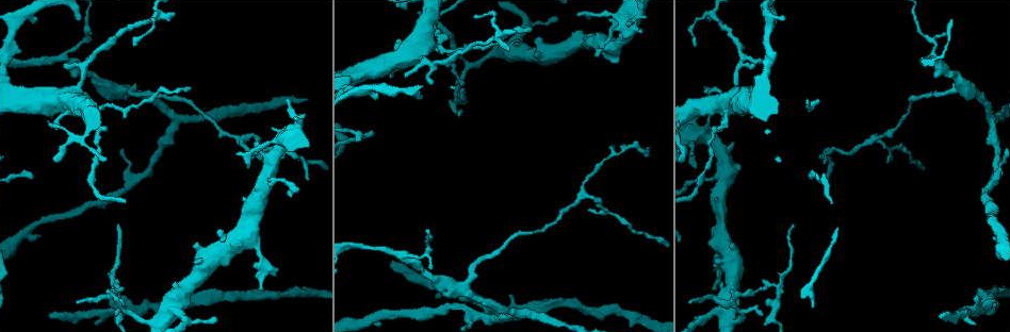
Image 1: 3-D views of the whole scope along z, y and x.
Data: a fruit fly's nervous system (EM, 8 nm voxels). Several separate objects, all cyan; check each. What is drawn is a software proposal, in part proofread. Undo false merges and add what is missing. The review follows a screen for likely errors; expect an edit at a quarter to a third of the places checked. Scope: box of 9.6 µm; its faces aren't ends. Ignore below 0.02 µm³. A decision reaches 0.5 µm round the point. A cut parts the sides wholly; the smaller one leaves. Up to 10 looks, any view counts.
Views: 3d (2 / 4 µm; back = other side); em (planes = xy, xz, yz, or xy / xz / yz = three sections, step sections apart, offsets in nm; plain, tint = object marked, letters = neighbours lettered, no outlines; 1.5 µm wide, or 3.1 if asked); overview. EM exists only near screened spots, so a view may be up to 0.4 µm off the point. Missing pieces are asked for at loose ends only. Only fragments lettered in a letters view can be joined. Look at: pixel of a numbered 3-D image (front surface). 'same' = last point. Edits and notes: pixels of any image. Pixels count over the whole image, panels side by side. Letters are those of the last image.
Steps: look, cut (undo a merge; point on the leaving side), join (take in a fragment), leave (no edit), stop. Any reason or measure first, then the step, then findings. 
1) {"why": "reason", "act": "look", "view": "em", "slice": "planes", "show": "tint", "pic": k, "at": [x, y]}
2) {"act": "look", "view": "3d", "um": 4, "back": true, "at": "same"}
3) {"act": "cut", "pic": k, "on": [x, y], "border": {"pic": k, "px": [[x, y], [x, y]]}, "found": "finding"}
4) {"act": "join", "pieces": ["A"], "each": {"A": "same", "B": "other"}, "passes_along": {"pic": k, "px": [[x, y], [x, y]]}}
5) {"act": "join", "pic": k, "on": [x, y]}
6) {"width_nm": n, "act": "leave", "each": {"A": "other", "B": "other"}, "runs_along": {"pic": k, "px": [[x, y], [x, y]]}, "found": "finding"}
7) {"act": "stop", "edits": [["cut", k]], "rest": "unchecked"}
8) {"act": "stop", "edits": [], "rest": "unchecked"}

{"why": "branch stops here", "act": "look", "view": "3d", "um": 2, "pic": 1, "at": [459, 116]}

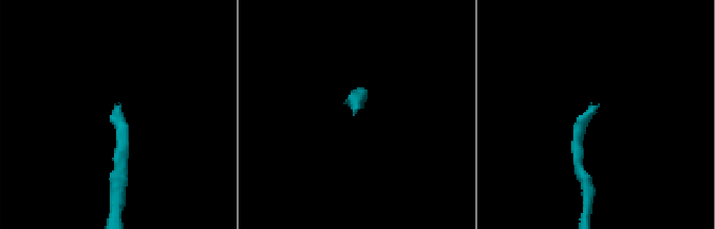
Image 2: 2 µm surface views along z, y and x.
{"act": "look", "view": "em", "slice": "yz", "step": 4, "show": "tint", "pic": 2, "at": [354, 114]}

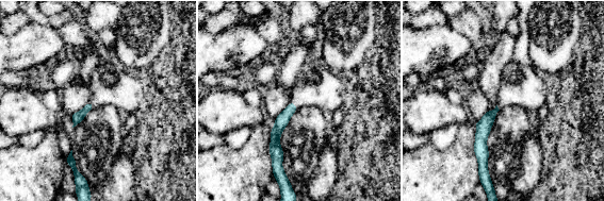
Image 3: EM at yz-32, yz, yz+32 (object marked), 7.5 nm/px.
{"act": "look", "view": "em", "slice": "planes", "show": "letters", "at": "same"}

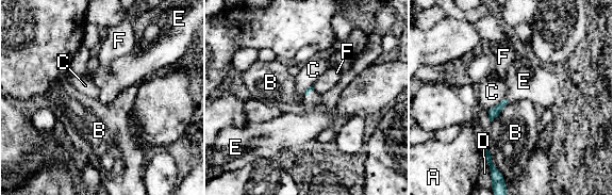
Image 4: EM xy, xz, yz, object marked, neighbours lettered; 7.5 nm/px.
{"act": "join", "pieces": ["E"], "each": {"A": "other", "B": "other", "C": "other", "D": "other", "E": "same", "F": "other"}, "passes_along": {"pic": 4, "px": [[494, 112], [509, 99], [524, 81]]}, "found": "the neuron continues"}

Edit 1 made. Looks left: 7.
{"why": "branch stops here", "act": "look", "view": "em", "slice": "yz", "step": 8, "show": "plain", "pic": 1, "at": [391, 263]}

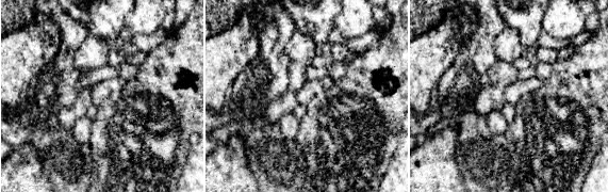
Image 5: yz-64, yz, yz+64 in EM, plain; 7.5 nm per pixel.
{"act": "look", "view": "em", "slice": "yz", "step": 8, "show": "letters", "at": "same"}

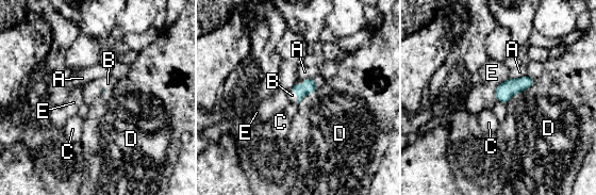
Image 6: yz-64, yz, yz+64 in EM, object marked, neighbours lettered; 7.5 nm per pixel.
{"act": "join", "pieces": ["B"], "each": {"A": "other", "B": "same", "C": "other", "D": "other", "E": "other"}, "passes_along": {"pic": 6, "px": [[310, 85], [297, 95], [292, 95]]}, "found": "it goes on there"}

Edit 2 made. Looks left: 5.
{"act": "look", "view": "overview"}

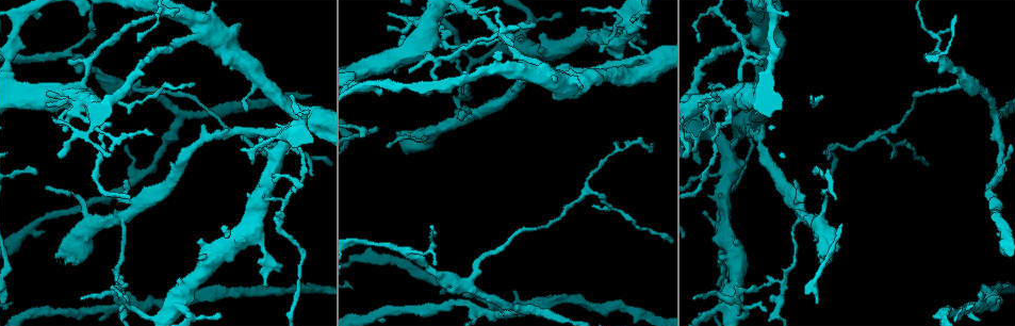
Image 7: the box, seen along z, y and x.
{"why": "branch point", "act": "look", "view": "em", "slice": "planes", "show": "tint", "pic": 7, "at": [520, 312]}

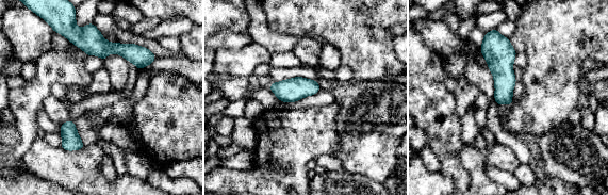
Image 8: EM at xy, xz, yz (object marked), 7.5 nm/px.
{"act": "look", "view": "em", "slice": "planes", "show": "letters", "at": "same"}

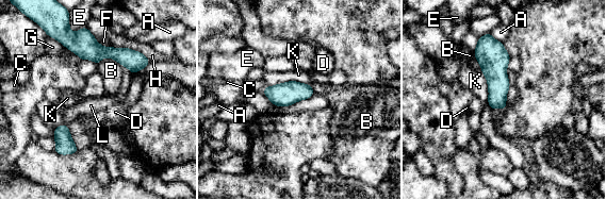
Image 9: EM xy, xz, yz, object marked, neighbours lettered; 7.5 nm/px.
{"act": "leave", "each": {"A": "other", "B": "other", "C": "other", "D": "other", "E": "other", "F": "other", "G": "other", "H": "other", "K": "other", "L": "other"}, "runs_along": {"pic": 9, "px": [[56, 35], [95, 52], [145, 62]]}, "found": "one neuron here"}

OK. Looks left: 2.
{"act": "stop", "edits": [["join", 4], ["join", 6]], "rest": "unchecked"}

